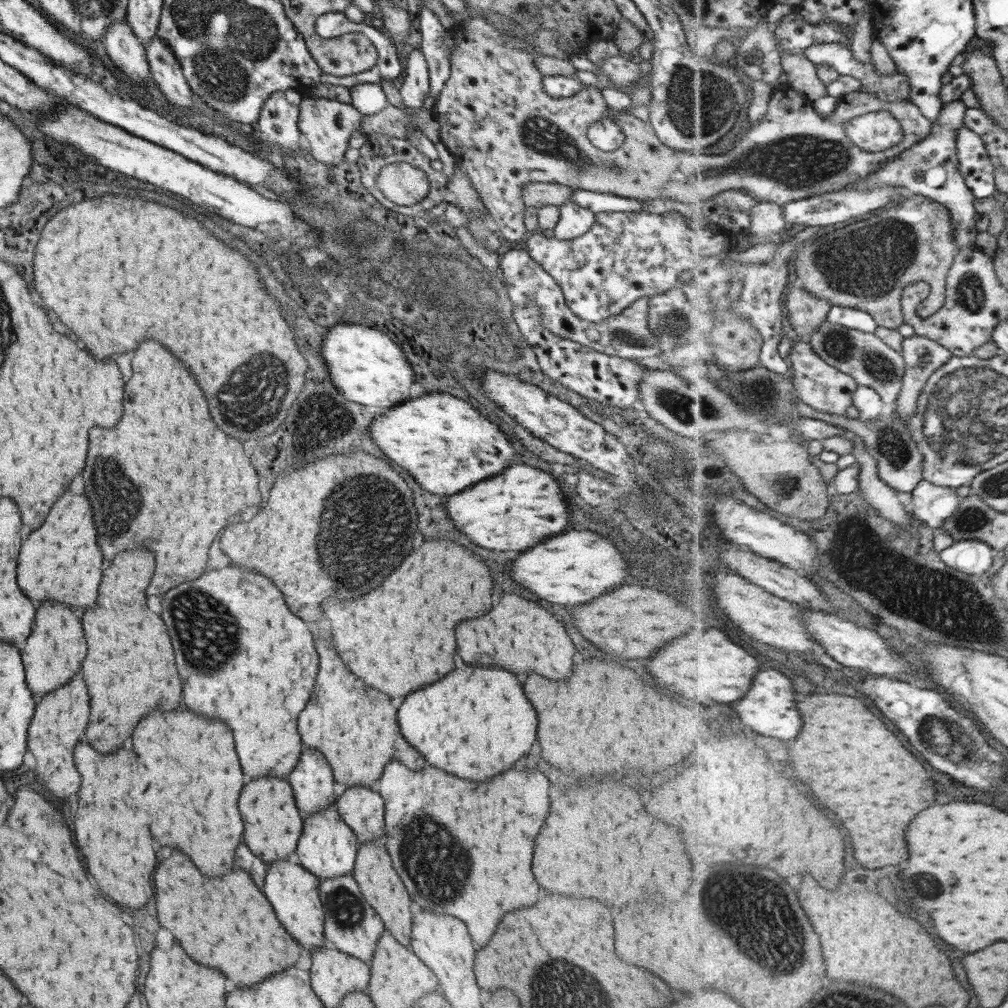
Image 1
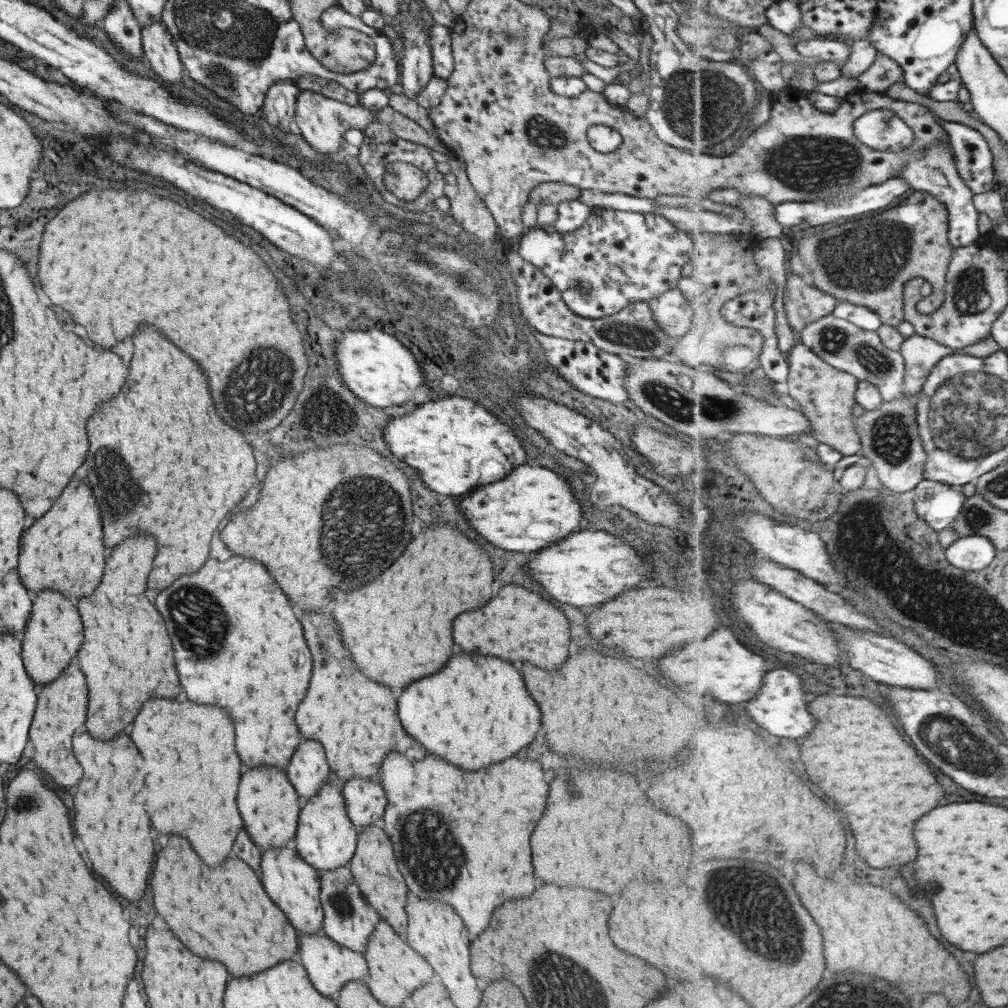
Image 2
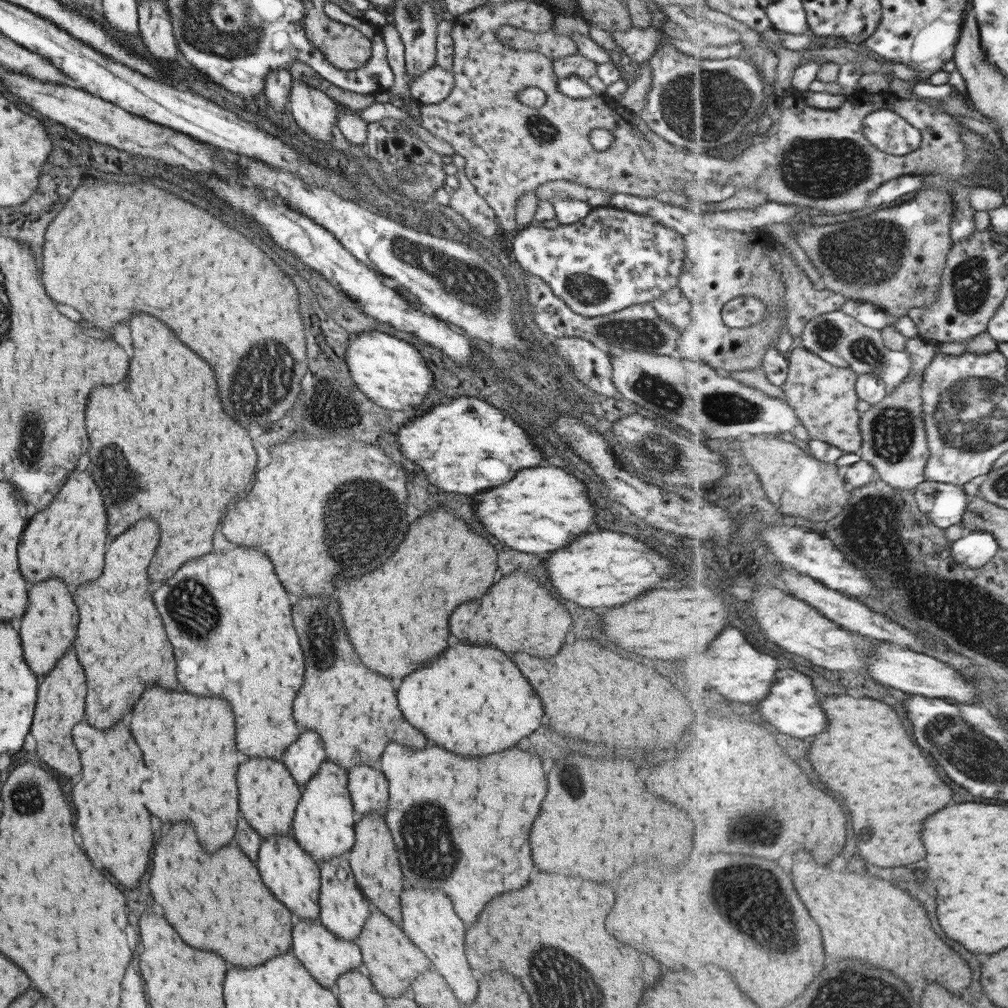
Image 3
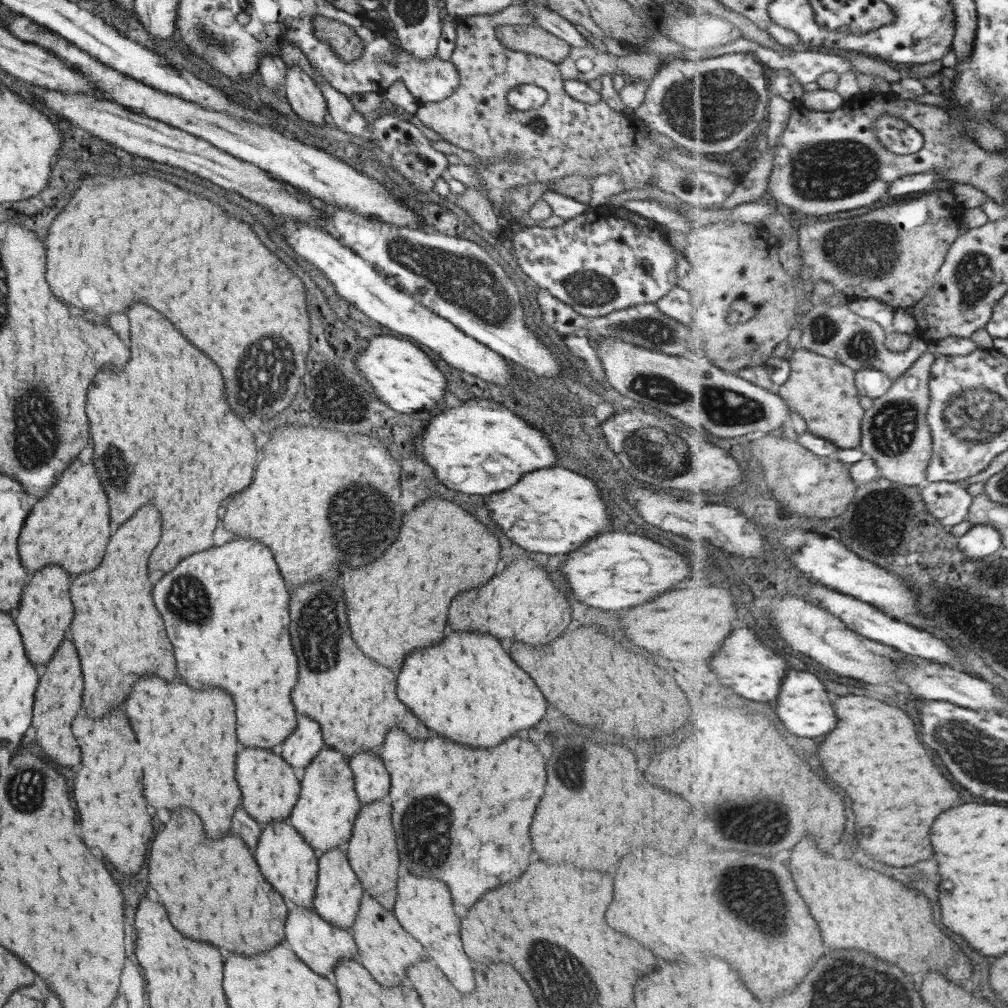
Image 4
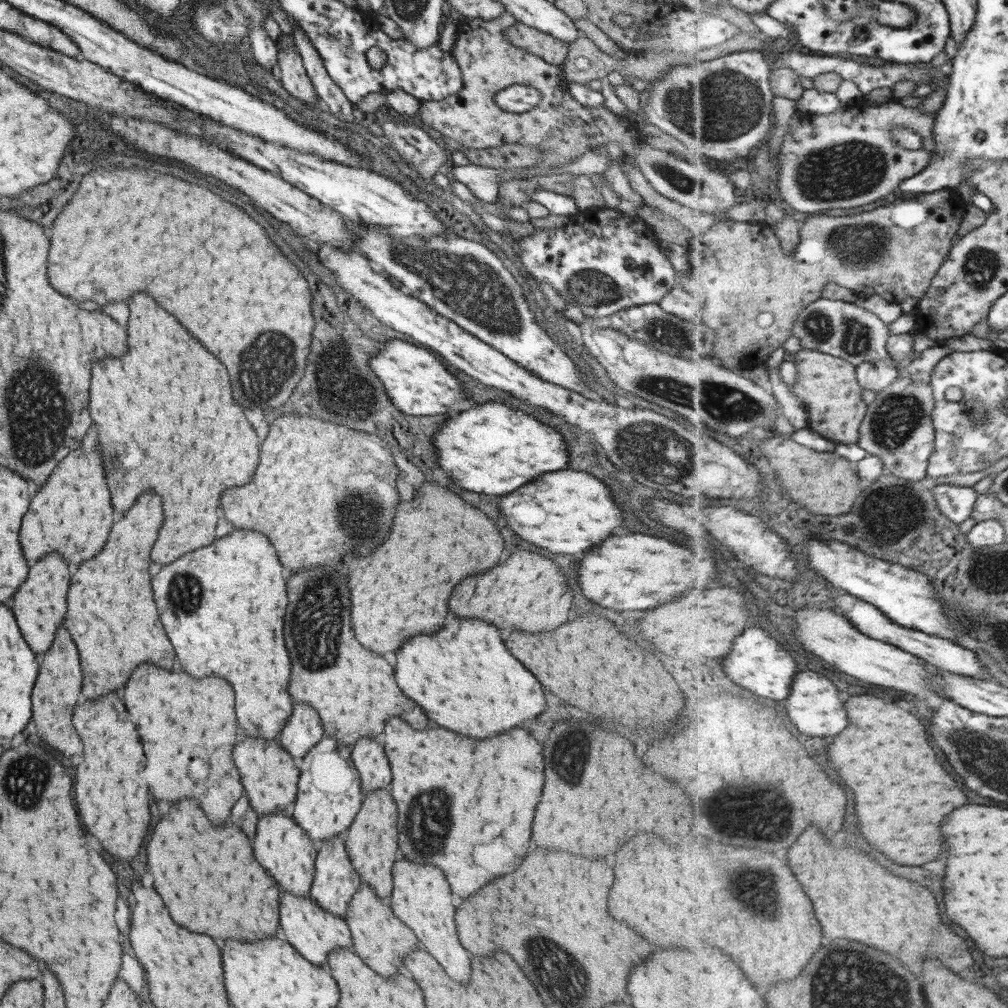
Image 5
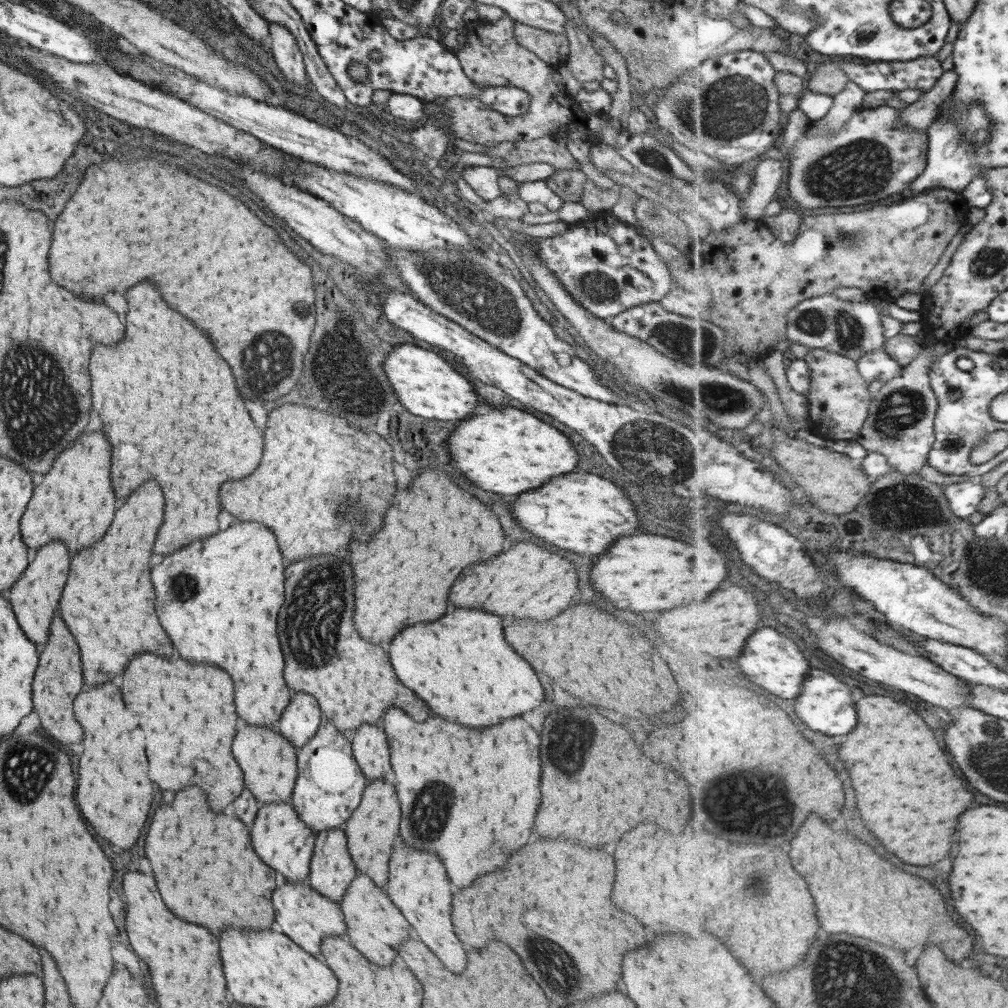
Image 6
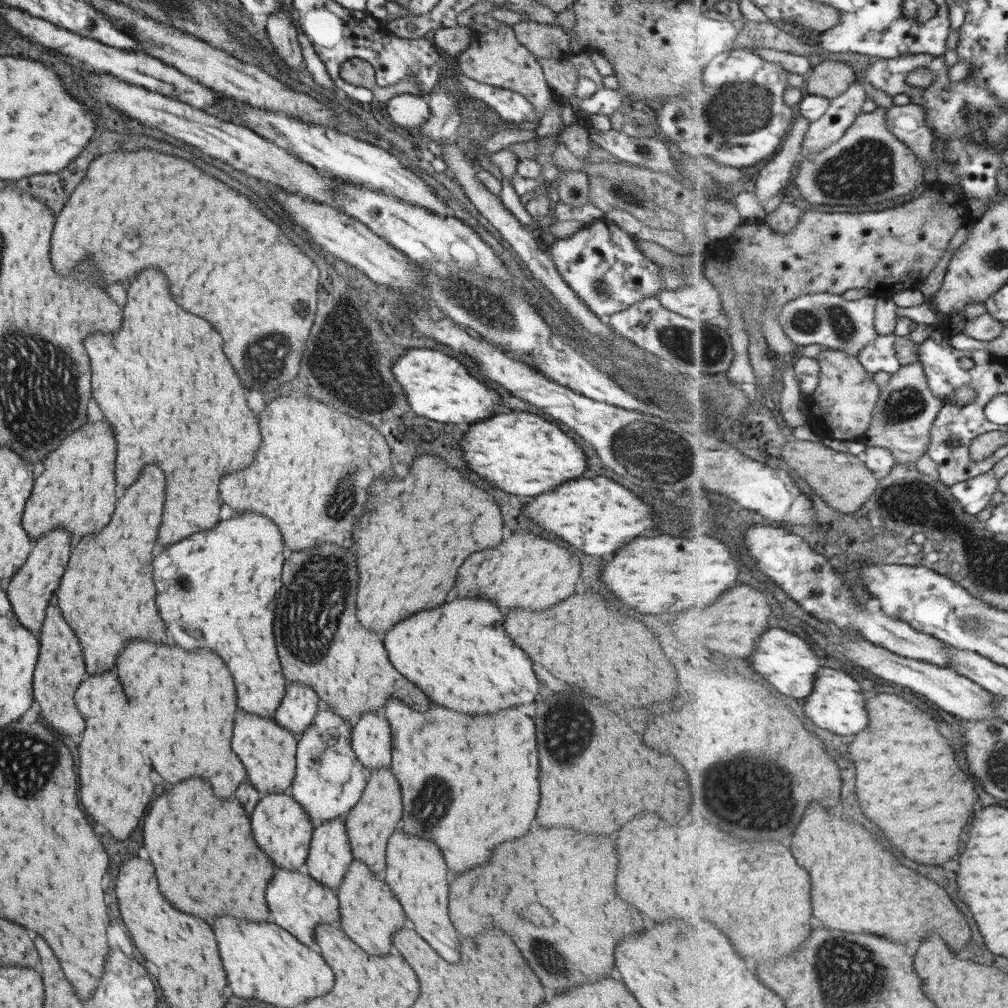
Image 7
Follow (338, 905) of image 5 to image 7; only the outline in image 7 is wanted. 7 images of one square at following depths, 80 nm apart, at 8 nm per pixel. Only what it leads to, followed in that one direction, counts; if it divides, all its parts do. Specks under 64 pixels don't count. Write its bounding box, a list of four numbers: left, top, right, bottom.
[303,816,352,892]

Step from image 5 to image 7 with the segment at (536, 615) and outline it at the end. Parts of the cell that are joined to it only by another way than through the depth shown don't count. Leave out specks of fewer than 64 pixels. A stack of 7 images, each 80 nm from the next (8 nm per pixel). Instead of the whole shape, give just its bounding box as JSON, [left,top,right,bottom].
[455,530,579,610]

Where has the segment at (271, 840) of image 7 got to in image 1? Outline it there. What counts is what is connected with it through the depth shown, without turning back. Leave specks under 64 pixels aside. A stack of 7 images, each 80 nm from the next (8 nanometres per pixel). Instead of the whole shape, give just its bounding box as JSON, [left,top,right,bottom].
[261,860,326,952]

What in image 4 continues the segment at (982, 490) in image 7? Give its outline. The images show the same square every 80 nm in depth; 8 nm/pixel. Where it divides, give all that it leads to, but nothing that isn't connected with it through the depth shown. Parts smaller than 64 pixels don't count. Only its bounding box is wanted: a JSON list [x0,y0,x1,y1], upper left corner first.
[922,481,974,526]

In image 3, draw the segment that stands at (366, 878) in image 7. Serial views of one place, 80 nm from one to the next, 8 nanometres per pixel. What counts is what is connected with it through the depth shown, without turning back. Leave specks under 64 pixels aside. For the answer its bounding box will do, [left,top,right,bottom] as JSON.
[355,907,429,998]

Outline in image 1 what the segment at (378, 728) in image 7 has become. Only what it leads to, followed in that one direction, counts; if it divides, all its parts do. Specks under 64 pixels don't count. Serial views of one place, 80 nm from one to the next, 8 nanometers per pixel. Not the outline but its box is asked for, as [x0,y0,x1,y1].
[334,786,384,842]

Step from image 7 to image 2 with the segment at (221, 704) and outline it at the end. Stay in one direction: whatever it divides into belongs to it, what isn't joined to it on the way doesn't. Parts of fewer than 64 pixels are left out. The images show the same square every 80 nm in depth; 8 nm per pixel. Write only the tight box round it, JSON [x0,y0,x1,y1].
[131,698,241,866]

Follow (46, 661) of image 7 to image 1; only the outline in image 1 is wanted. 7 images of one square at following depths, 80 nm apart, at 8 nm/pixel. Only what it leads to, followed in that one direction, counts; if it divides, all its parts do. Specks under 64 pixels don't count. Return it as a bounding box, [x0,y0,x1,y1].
[27,674,89,800]

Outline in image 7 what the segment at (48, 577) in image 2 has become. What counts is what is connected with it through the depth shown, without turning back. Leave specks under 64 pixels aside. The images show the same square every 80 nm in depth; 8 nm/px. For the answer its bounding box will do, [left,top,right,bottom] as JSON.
[21,422,115,544]

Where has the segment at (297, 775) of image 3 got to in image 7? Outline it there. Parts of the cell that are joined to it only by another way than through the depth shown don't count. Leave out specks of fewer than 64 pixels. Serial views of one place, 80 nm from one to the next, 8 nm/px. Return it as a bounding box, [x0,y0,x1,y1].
[273,682,321,738]

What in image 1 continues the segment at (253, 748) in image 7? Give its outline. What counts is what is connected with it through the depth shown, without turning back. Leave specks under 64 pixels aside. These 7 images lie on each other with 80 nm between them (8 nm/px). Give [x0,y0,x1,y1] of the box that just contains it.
[237,778,303,862]

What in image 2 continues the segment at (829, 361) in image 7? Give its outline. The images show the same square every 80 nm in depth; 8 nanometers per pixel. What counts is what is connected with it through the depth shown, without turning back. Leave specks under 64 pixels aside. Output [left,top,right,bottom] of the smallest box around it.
[787,342,860,456]

